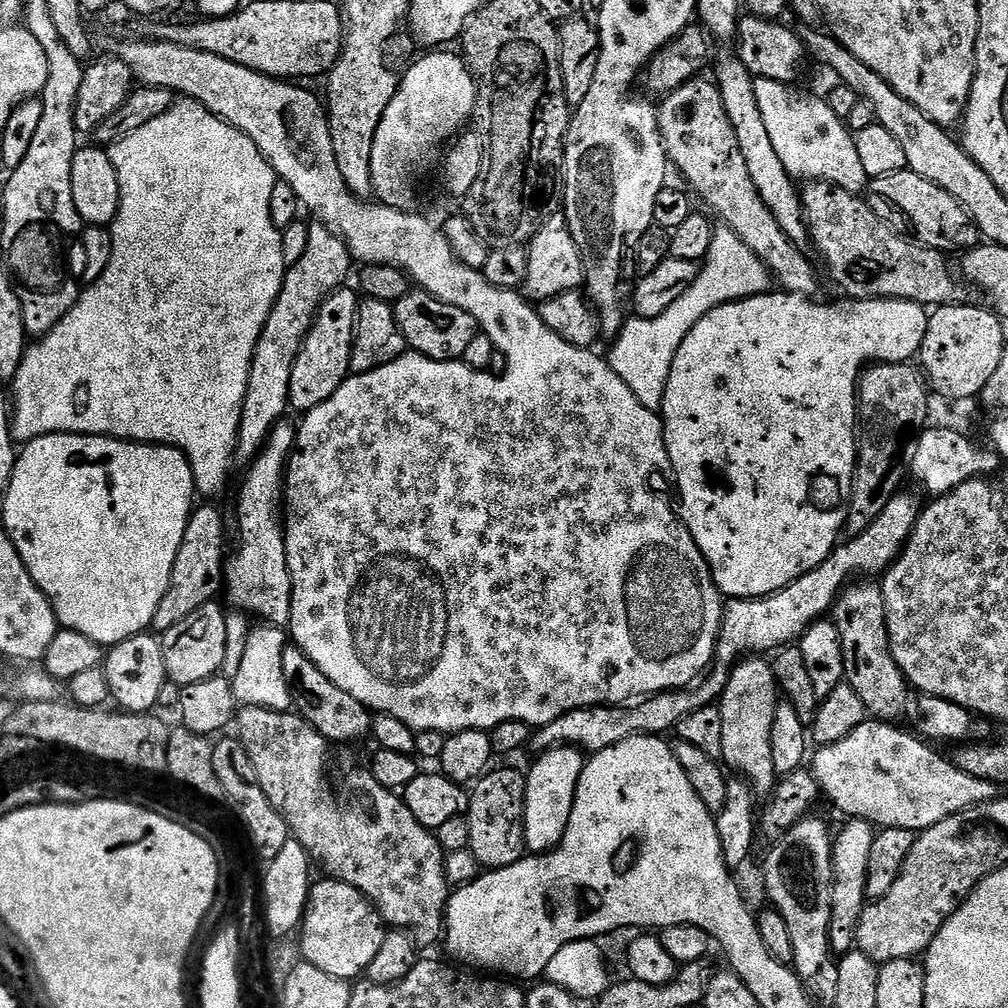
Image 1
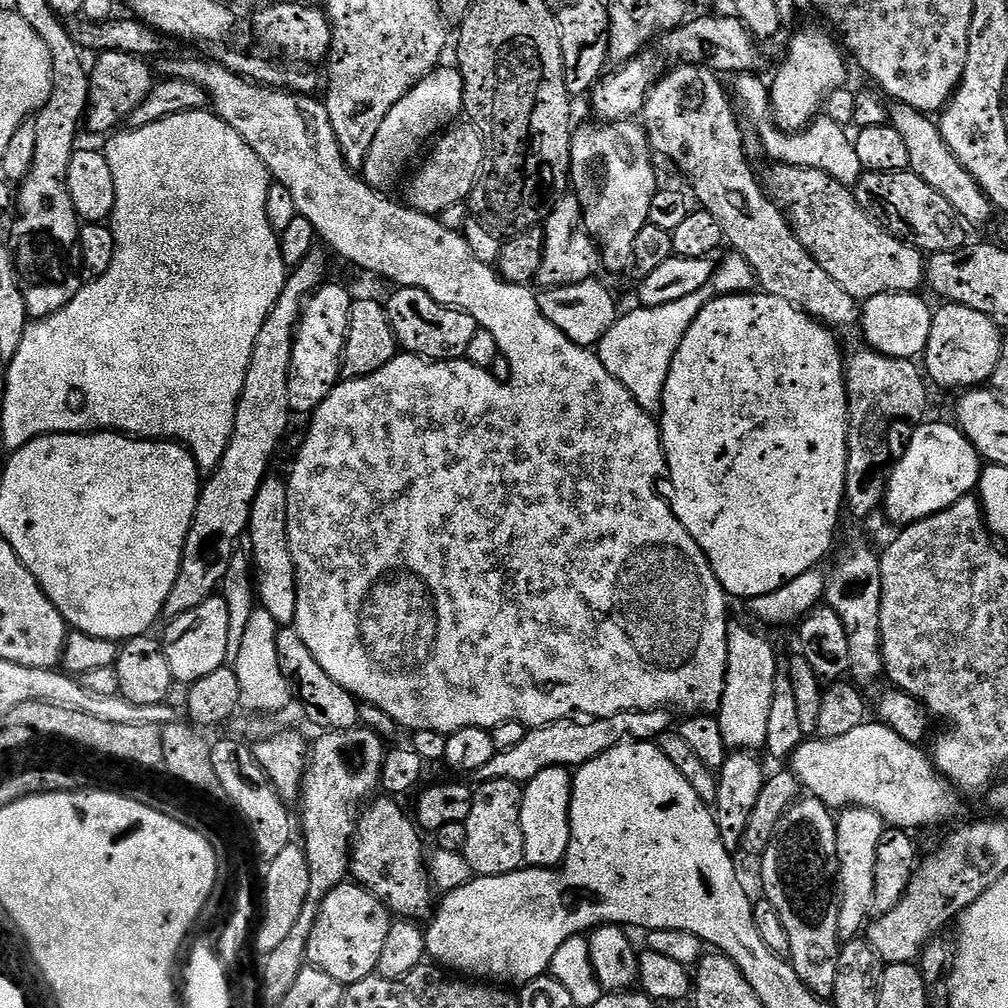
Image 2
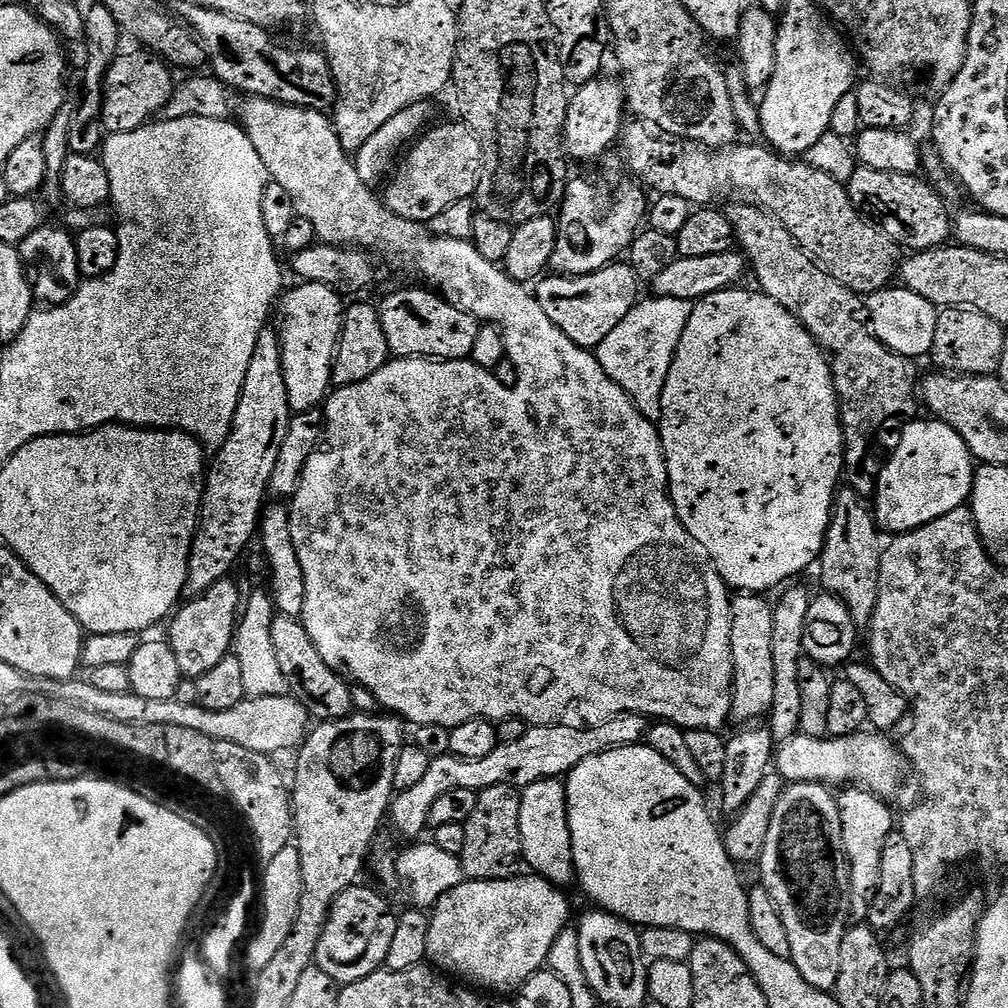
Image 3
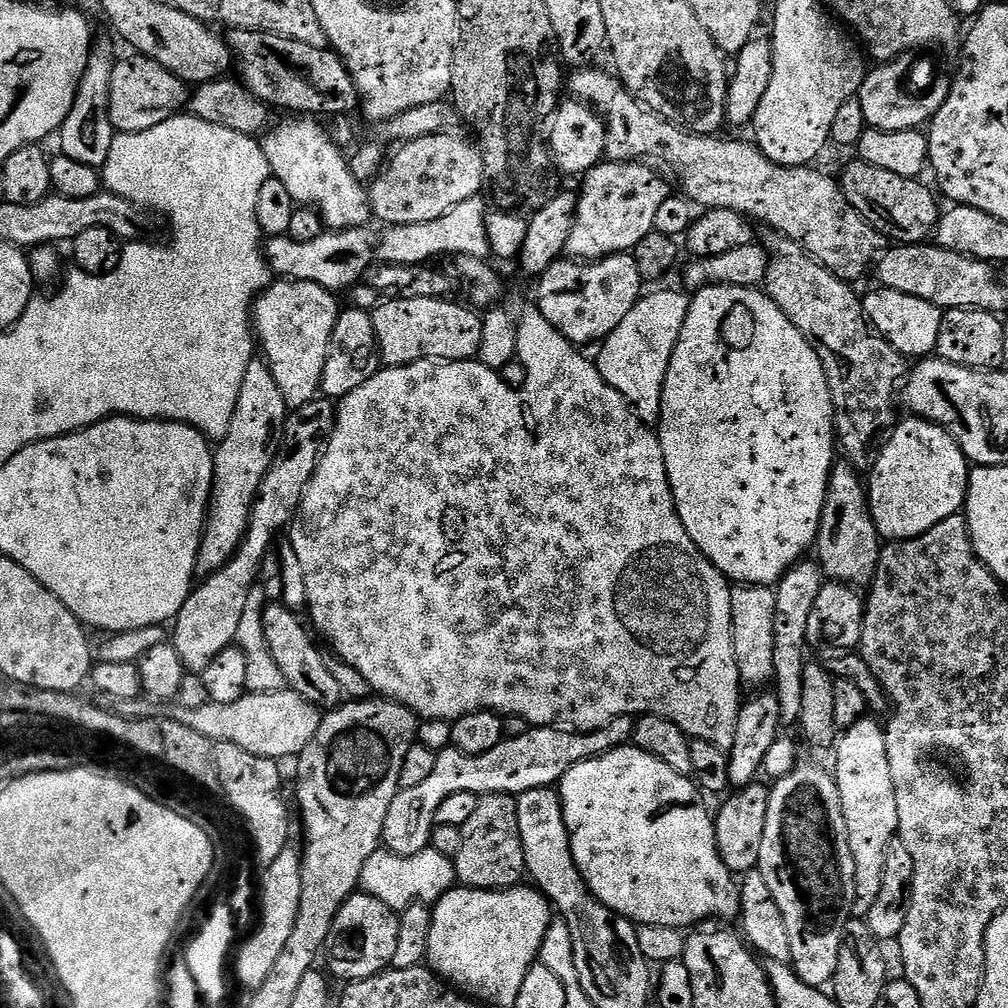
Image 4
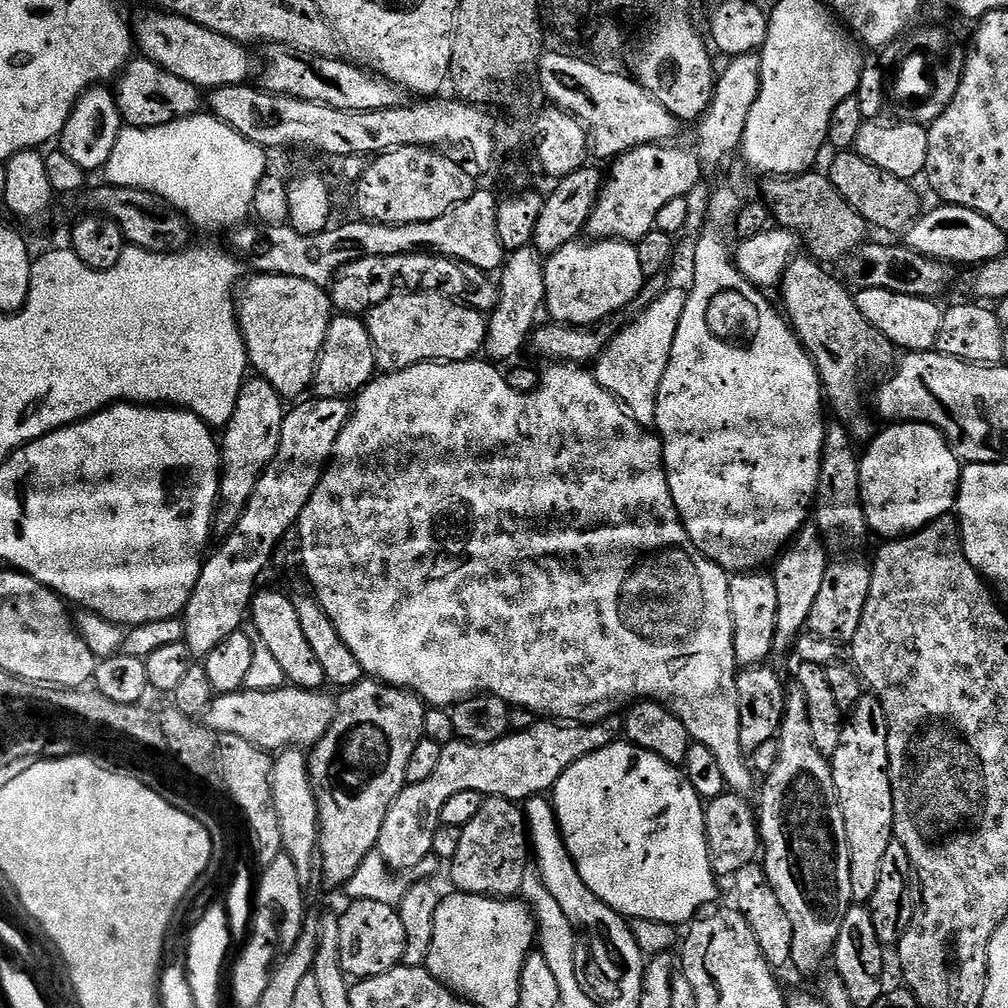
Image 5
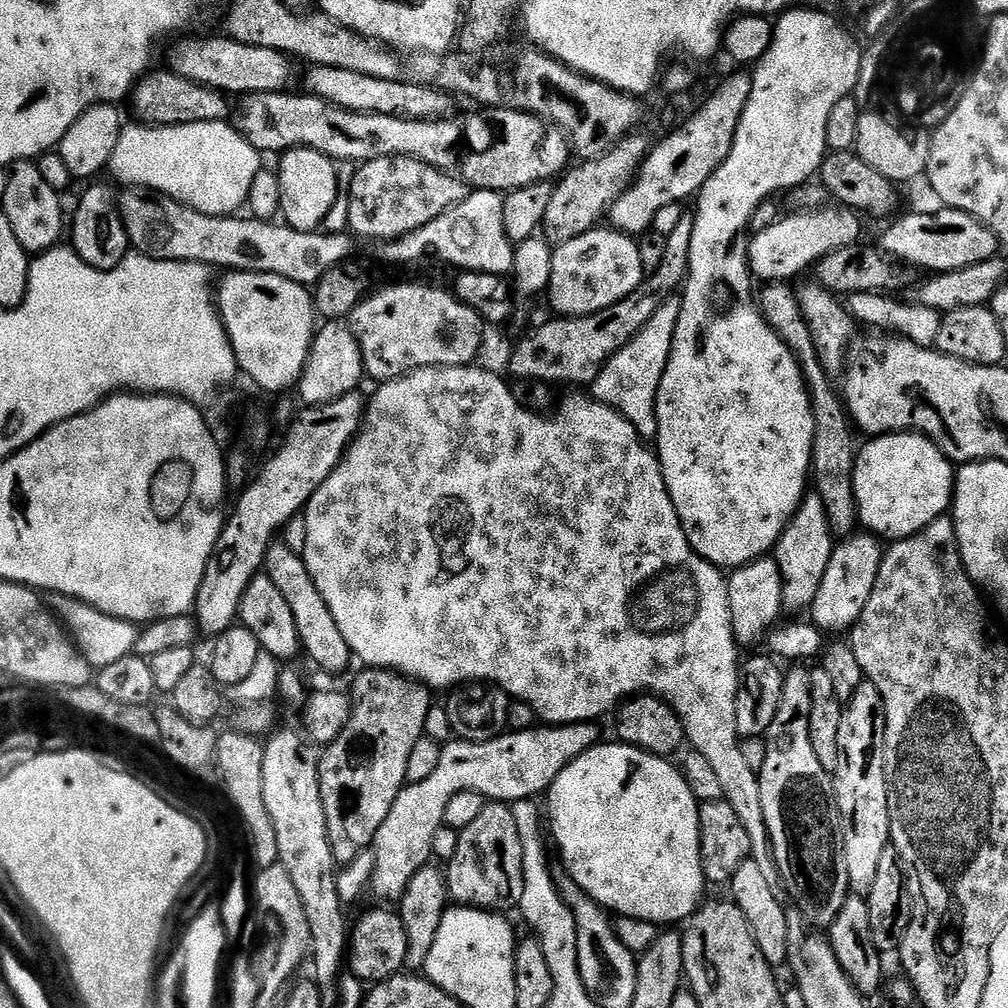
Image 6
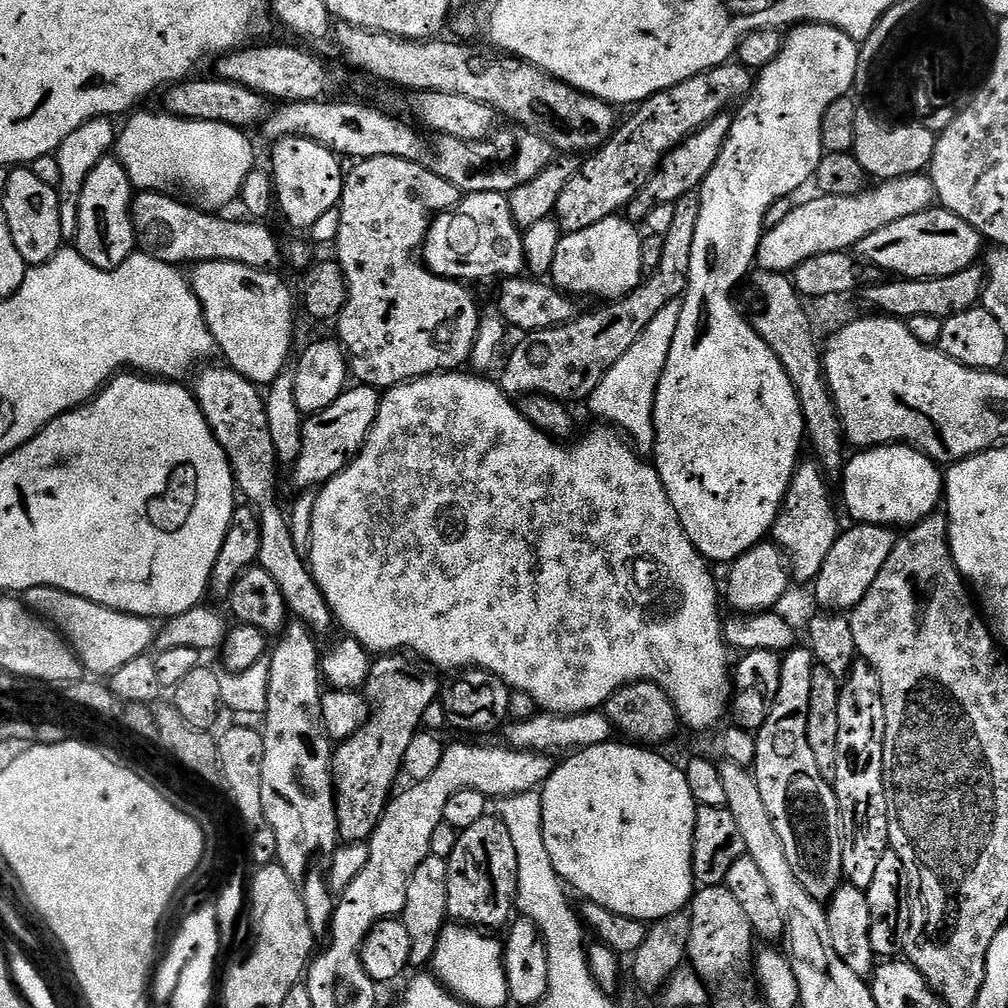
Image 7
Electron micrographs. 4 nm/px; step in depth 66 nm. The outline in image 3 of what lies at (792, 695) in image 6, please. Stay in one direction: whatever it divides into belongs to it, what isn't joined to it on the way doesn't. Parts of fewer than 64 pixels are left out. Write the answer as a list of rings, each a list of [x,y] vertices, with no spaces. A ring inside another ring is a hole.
[[[789,783],[778,806],[774,818],[770,818],[770,834],[766,834],[766,846],[758,861],[762,887],[770,890],[770,898],[782,914],[786,935],[790,938],[791,962],[814,986],[823,992],[832,992],[838,982],[838,966],[842,962],[842,938],[850,927],[852,899],[850,898],[850,874],[848,859],[842,842],[842,818],[840,802],[833,789],[826,784]]]

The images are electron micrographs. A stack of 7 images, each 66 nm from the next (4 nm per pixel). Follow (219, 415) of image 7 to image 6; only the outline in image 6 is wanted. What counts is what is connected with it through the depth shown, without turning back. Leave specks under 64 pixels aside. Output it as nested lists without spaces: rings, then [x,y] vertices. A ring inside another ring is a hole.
[[[273,542],[268,548],[262,572],[270,578],[270,582],[274,582],[274,586],[278,586],[294,614],[303,655],[308,655],[322,671],[332,676],[346,671],[354,664],[350,646],[346,646],[346,637],[342,635],[342,630],[338,630],[338,622],[334,622],[330,606],[326,606],[322,594],[318,594],[318,586],[314,586],[314,578],[310,578],[310,570],[306,570],[304,557],[294,554],[294,550],[282,542]]]

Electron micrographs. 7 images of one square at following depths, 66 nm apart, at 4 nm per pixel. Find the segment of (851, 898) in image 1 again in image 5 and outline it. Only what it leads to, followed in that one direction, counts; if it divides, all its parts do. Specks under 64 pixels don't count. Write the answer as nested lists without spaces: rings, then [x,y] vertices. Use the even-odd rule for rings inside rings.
[[[861,696],[843,721],[838,750],[834,750],[830,763],[850,850],[850,894],[857,905],[864,906],[871,901],[874,890],[878,890],[878,869],[882,867],[886,846],[894,843],[894,798],[888,773],[888,719],[875,696]]]

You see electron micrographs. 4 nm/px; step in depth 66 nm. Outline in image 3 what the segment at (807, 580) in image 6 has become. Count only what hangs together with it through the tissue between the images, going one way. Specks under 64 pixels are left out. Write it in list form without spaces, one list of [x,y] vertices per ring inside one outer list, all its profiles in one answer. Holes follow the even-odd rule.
[[[796,586],[785,587],[779,593],[780,601],[775,601],[772,610],[774,638],[770,638],[770,647],[774,654],[774,702],[772,711],[766,717],[766,727],[771,730],[772,739],[777,745],[797,736],[802,722],[802,693],[798,686],[798,662],[805,659],[806,614],[810,610],[812,596],[804,588],[792,587]]]

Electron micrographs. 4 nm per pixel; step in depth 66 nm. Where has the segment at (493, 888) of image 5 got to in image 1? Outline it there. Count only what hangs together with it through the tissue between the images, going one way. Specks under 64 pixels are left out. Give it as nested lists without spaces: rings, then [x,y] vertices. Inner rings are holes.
[[[495,768],[485,772],[471,785],[466,813],[470,826],[468,851],[474,854],[484,870],[505,868],[523,860],[526,855],[524,807],[528,777],[516,768]]]

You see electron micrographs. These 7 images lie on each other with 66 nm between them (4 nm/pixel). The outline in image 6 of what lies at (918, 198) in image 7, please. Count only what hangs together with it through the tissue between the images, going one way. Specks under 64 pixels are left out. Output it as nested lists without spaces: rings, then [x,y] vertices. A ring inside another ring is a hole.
[[[820,206],[815,210],[800,210],[793,216],[786,215],[779,218],[772,225],[766,227],[761,233],[755,234],[748,242],[748,271],[760,282],[792,282],[795,276],[800,276],[804,271],[811,269],[822,257],[843,248],[853,247],[860,236],[861,217],[855,211],[843,206]]]

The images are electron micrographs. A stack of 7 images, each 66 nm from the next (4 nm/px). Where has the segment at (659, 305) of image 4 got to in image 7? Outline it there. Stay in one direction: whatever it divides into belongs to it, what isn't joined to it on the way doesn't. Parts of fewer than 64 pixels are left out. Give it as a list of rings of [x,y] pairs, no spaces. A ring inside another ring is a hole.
[[[680,300],[670,302],[670,306],[662,306],[662,310],[658,310],[658,314],[654,314],[654,322],[650,322],[650,326],[646,326],[646,330],[642,330],[642,334],[638,334],[638,342],[634,342],[634,346],[630,346],[630,350],[626,350],[626,354],[622,354],[622,358],[618,358],[618,362],[614,362],[614,366],[610,366],[606,378],[602,378],[602,382],[598,382],[594,394],[589,396],[586,401],[586,407],[600,419],[597,421],[623,433],[640,454],[651,453],[656,446],[656,423],[652,421],[656,405],[656,391],[658,382],[666,370],[666,358],[670,358],[670,346],[674,343],[674,334],[678,330],[678,314],[682,314]]]

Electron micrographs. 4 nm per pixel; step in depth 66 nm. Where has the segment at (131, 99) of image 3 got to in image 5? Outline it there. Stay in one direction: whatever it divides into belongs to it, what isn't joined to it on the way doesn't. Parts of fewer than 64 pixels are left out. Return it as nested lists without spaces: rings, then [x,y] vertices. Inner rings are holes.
[[[133,58],[128,61],[124,71],[120,73],[114,84],[116,105],[120,111],[121,121],[130,128],[153,128],[169,124],[175,120],[185,120],[188,116],[195,116],[202,108],[202,92],[190,82],[178,78],[178,74],[170,74],[170,70],[162,70],[153,60]]]

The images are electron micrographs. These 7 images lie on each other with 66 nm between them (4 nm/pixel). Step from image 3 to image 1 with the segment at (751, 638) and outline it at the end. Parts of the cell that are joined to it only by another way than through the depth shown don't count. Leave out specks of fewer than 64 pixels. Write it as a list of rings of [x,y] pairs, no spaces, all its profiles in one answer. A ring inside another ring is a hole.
[[[756,654],[739,661],[729,671],[724,692],[718,701],[722,714],[723,763],[736,771],[733,773],[746,778],[752,785],[753,793],[760,798],[771,797],[778,783],[774,757],[770,750],[770,730],[774,730],[777,703],[778,685],[771,663]]]

